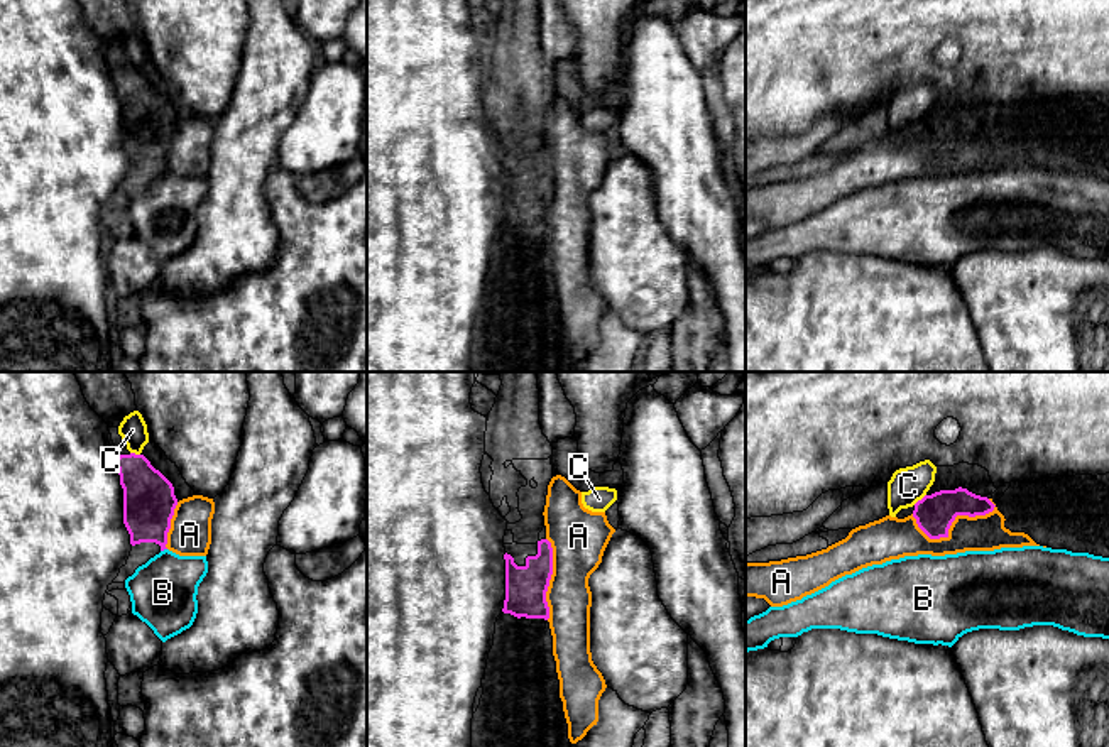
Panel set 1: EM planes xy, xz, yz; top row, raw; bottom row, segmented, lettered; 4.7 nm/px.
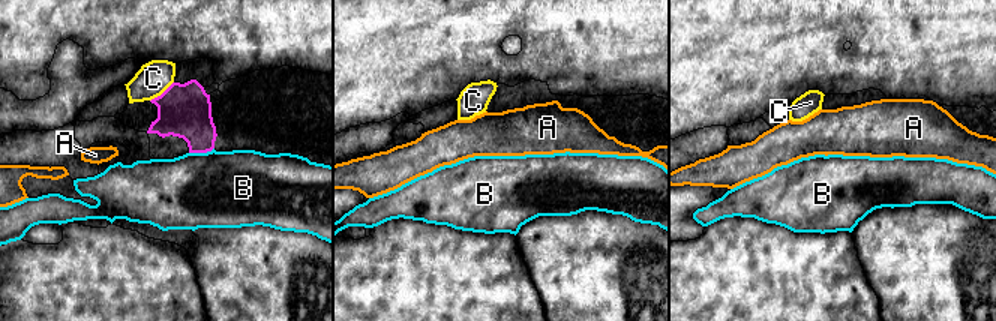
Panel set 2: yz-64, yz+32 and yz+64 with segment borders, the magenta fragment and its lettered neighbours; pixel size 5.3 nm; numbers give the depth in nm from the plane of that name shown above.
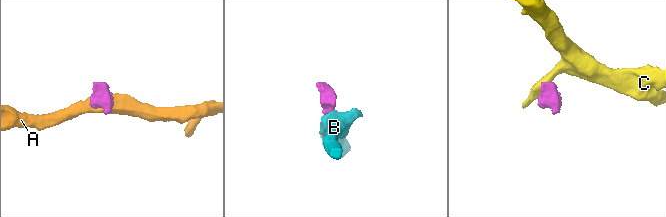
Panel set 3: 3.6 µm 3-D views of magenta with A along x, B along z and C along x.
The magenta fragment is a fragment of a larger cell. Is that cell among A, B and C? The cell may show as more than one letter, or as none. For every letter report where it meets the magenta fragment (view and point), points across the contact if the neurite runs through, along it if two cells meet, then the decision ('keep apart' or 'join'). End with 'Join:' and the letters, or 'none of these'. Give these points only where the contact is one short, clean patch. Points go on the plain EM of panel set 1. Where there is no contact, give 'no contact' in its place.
A: yz (950, 146) | along yz (994, 125), (957, 137), (939, 159), (912, 137) | keep apart
B: xy (163, 171) | along xy (166, 169), (161, 173) | keep apart
C: yz (918, 122) | along yz (925, 115), (913, 125) | keep apart
Join: none of these

